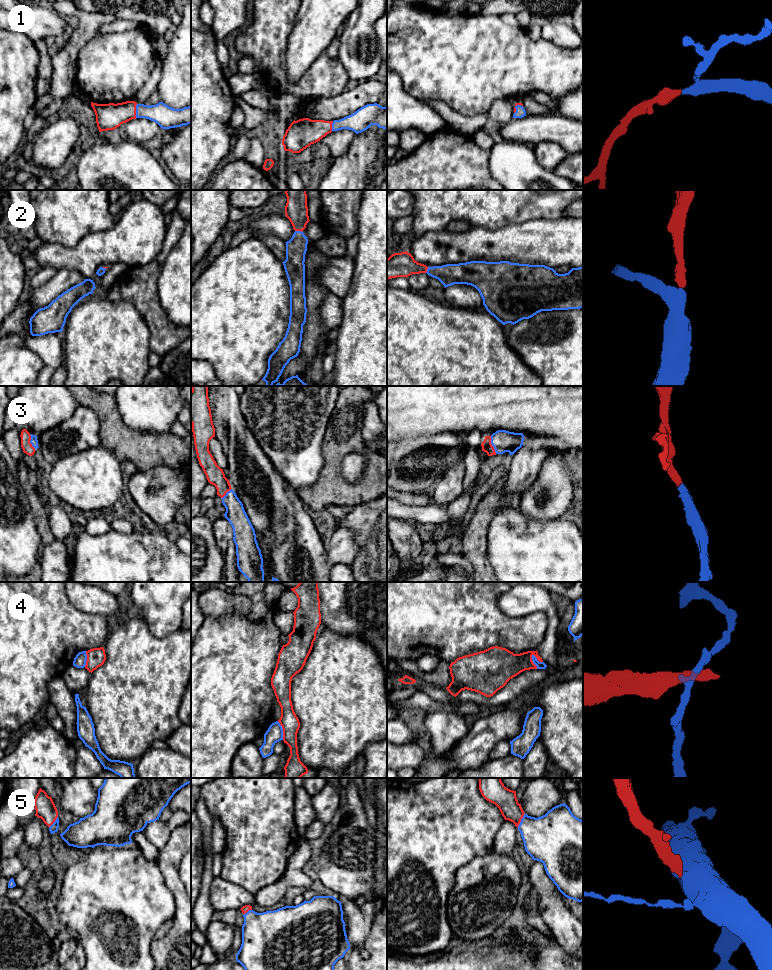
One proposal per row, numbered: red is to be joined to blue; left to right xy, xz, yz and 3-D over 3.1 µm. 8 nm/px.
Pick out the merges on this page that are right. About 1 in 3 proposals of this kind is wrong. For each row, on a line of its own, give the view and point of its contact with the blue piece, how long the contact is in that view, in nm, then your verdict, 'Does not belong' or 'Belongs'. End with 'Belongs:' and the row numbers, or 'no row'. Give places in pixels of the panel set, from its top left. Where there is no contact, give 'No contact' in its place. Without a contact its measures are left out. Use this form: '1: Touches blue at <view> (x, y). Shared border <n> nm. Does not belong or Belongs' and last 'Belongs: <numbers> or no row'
1: Touches blue at xy (136, 111). Shared border 110 nm. Belongs
2: Touches blue at xz (298, 231). Shared border 60 nm. Belongs
3: Touches blue at yz (492, 445). Shared border 150 nm. Belongs
4: Touches blue at yz (532, 660). Shared border 130 nm. Does not belong
5: Touches blue at yz (521, 820). Shared border 130 nm. Belongs
Belongs: 1, 2, 3, 5

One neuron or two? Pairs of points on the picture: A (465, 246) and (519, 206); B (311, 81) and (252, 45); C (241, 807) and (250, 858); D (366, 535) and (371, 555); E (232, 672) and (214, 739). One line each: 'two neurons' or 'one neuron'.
A: two neurons
B: one neuron
C: one neuron
D: one neuron
E: one neuron

